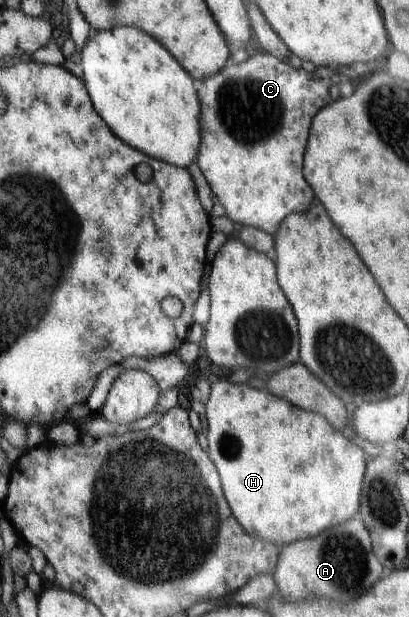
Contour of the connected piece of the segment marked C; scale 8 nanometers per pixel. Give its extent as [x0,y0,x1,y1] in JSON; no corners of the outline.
[198,52,332,236]

